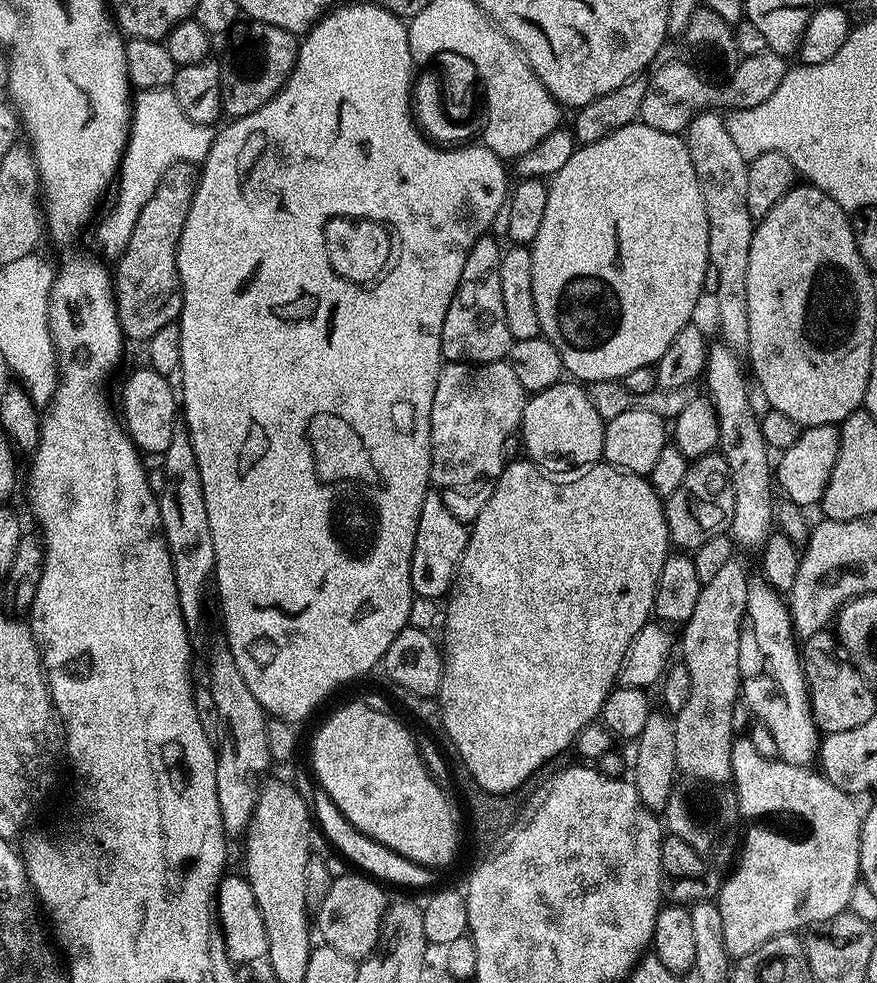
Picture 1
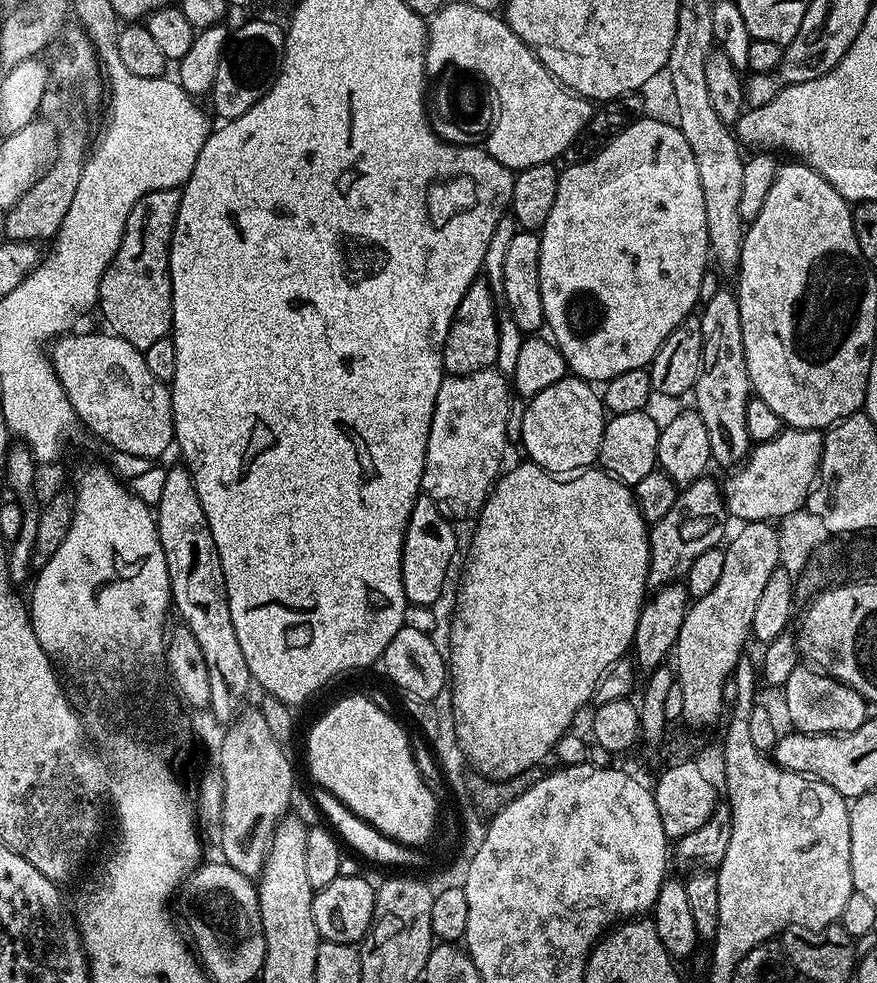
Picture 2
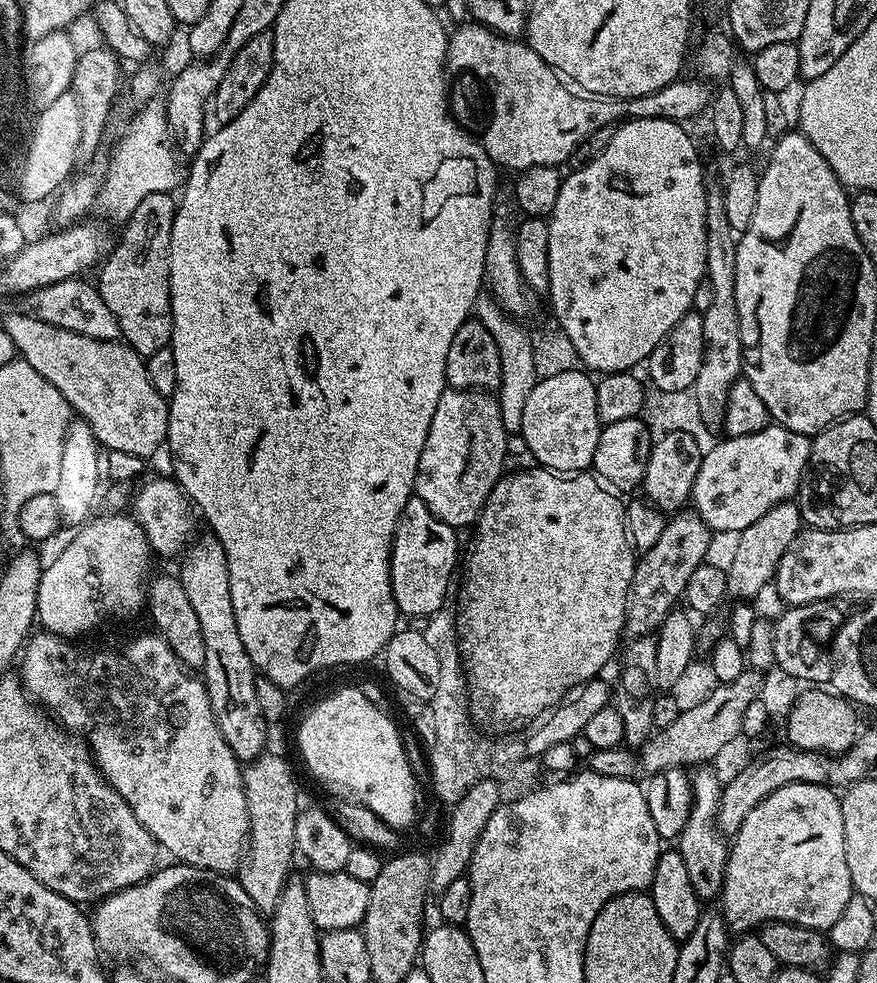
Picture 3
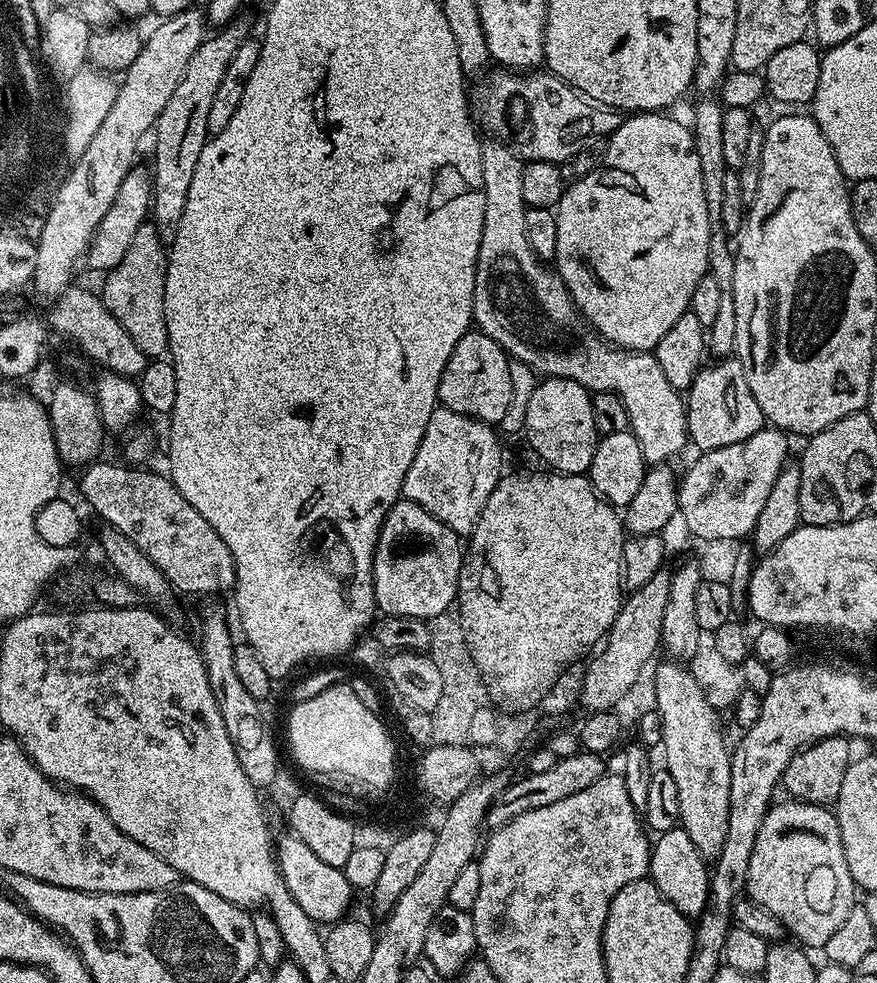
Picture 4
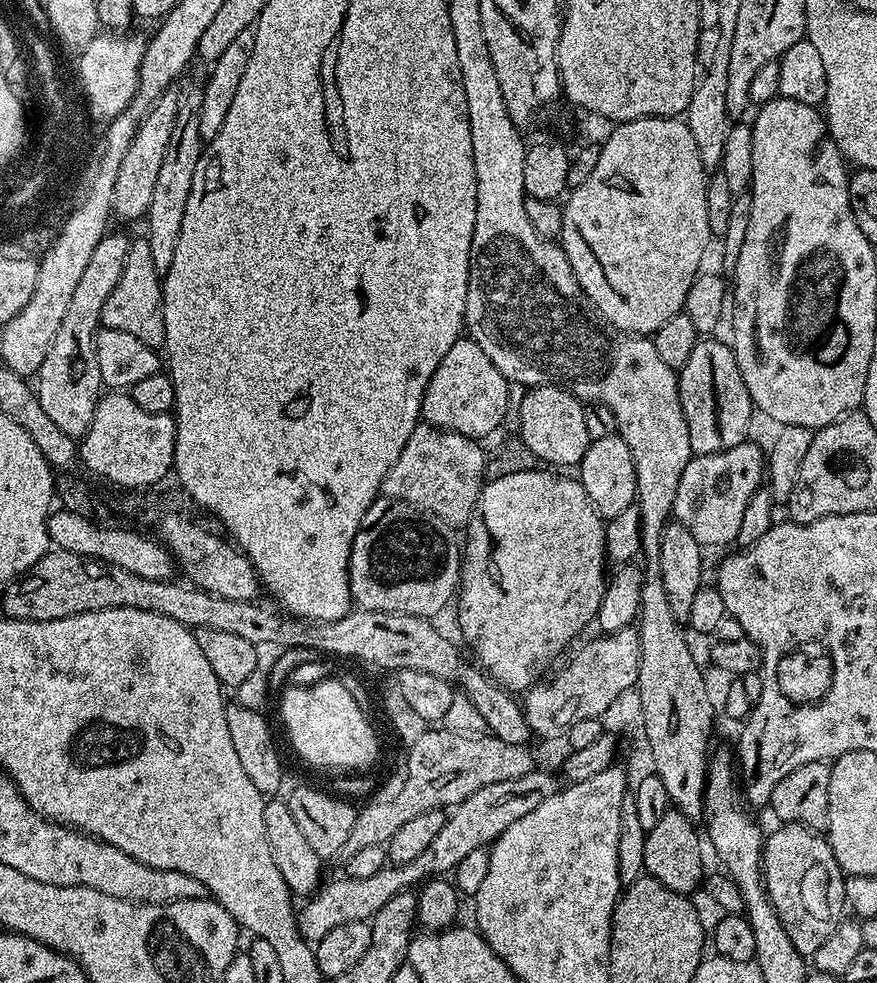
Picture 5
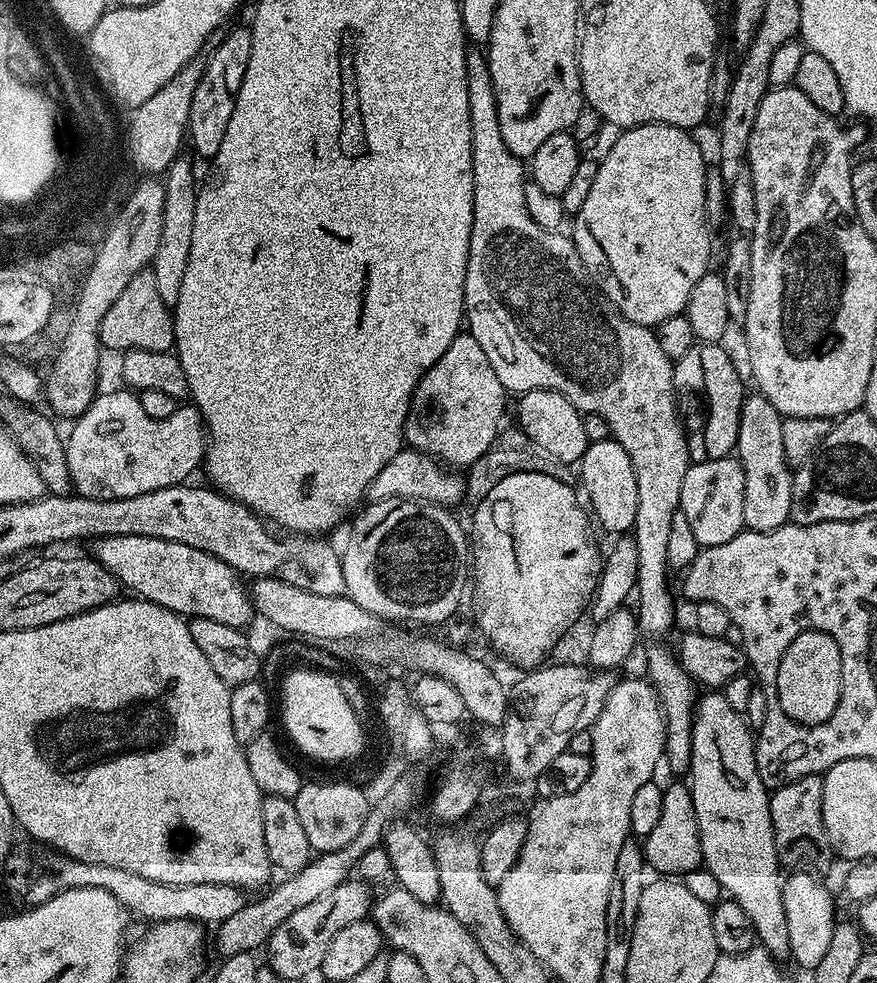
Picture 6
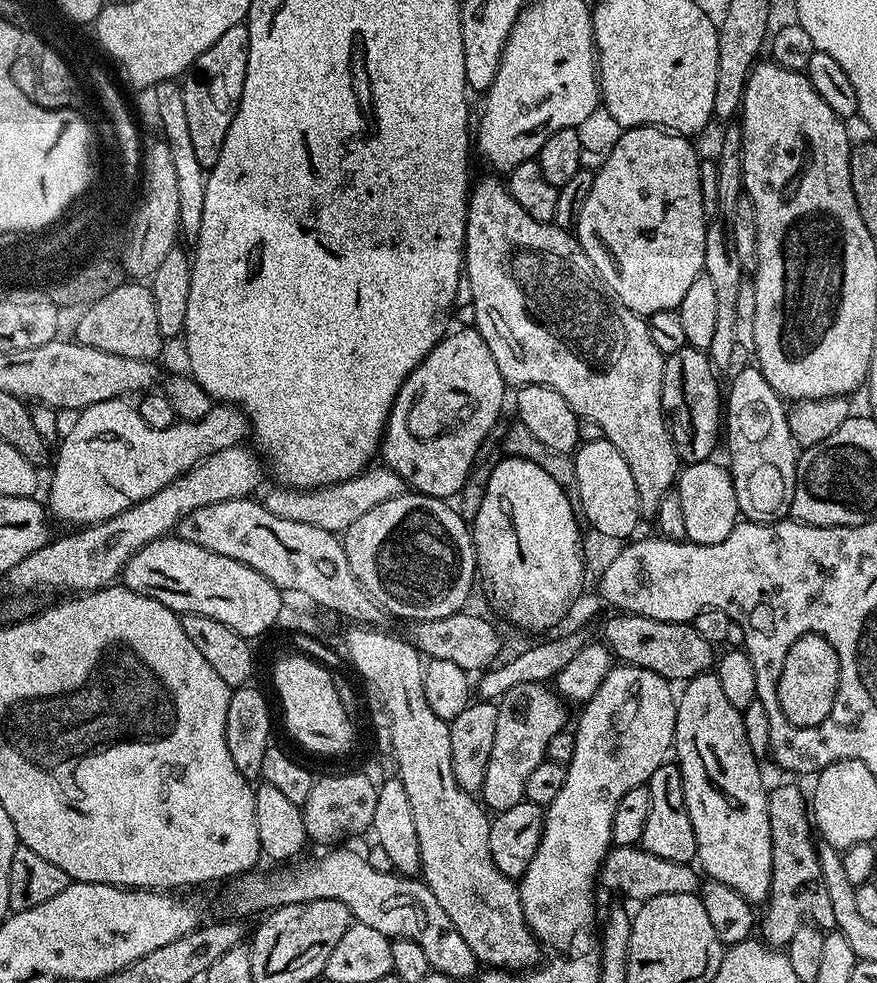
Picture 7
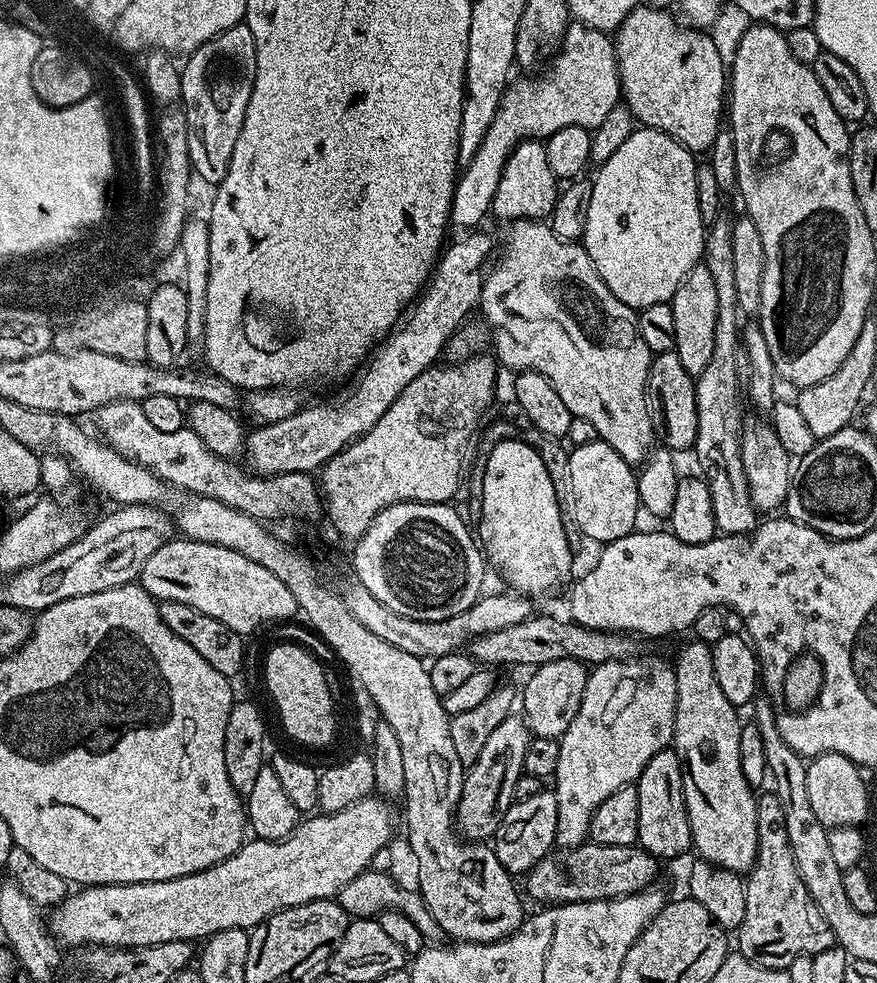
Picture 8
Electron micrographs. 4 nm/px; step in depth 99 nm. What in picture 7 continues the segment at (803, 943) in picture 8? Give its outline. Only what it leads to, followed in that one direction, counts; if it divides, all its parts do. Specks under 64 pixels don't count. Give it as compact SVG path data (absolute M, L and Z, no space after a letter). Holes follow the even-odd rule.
M780 784L768 793L768 813L770 814L770 838L772 839L772 881L766 907L758 920L758 932L765 945L773 949L783 949L798 934L803 924L809 922L821 930L835 929L834 909L830 907L830 894L826 894L826 882L822 879L822 866L818 862L818 844L814 839L814 821L810 815L810 804L806 792L796 784Z

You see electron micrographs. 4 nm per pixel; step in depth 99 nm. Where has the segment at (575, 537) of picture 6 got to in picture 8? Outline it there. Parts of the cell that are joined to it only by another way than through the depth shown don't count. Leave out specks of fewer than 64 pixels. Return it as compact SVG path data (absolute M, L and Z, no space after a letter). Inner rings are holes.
M523 438L498 442L488 453L482 479L482 518L478 540L487 563L500 571L509 589L529 598L552 592L572 572L574 551L568 544L558 489L542 464L538 450Z

